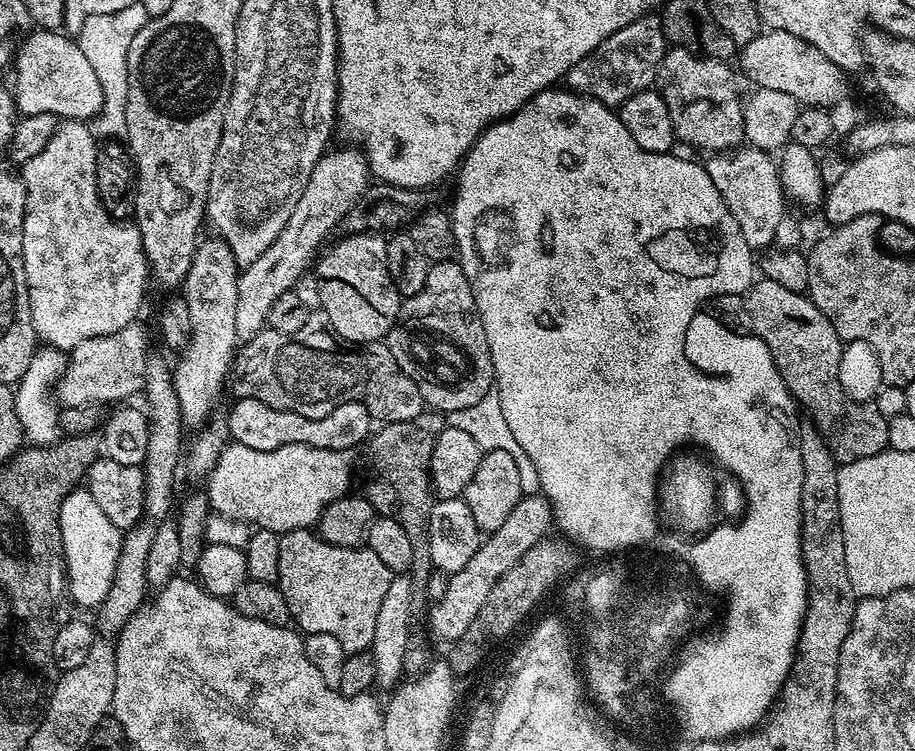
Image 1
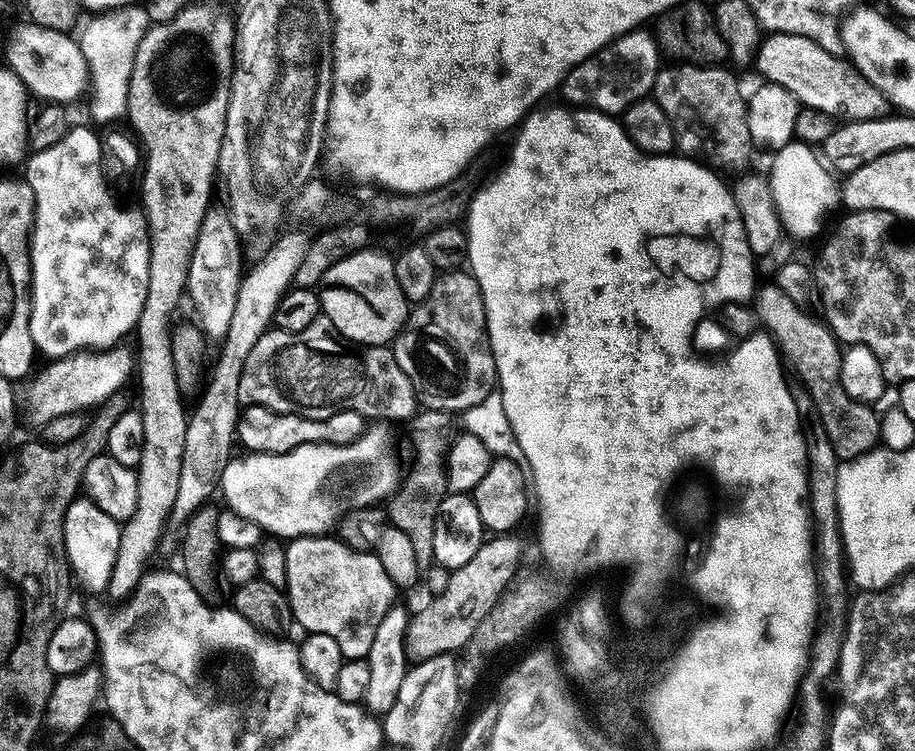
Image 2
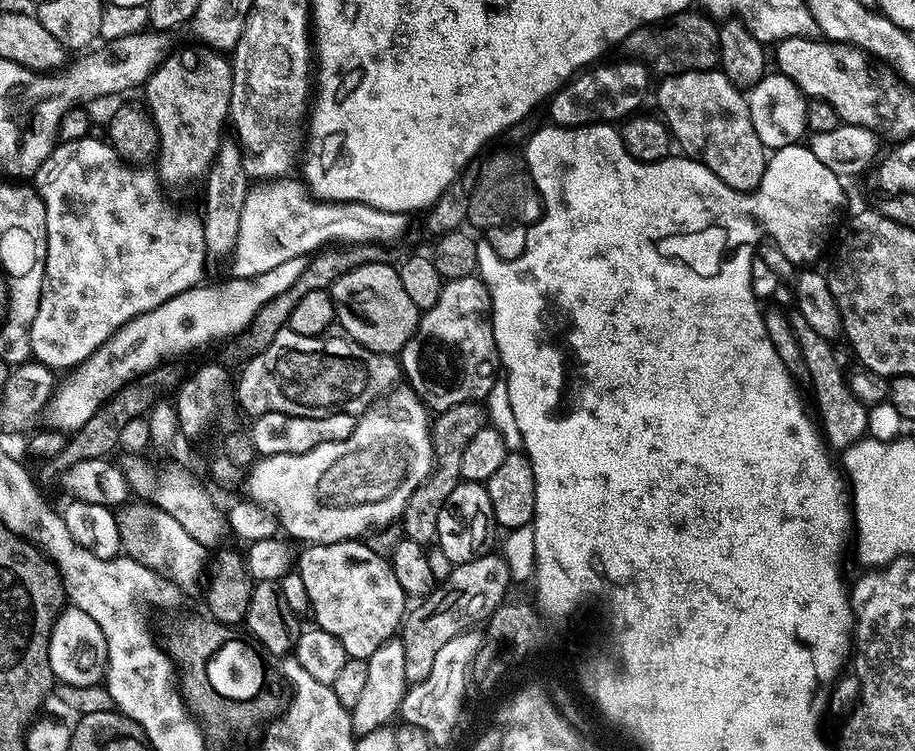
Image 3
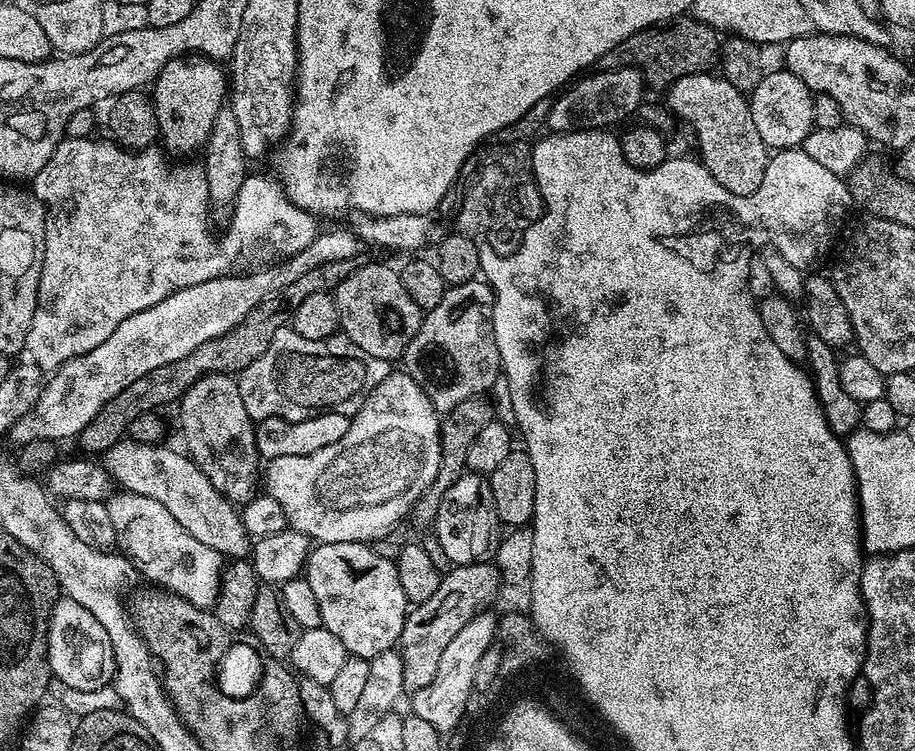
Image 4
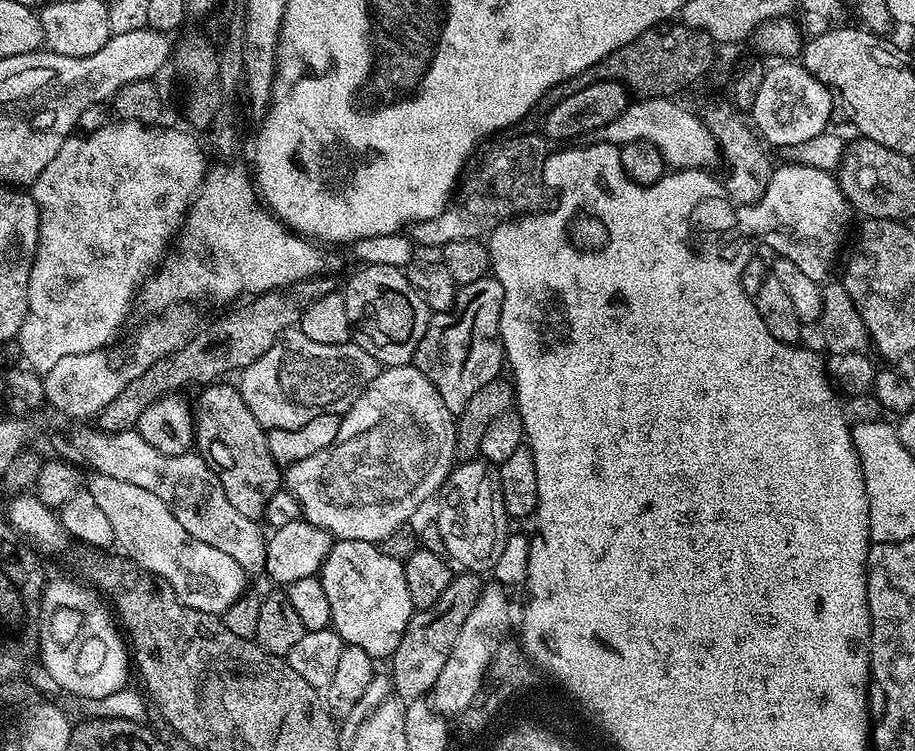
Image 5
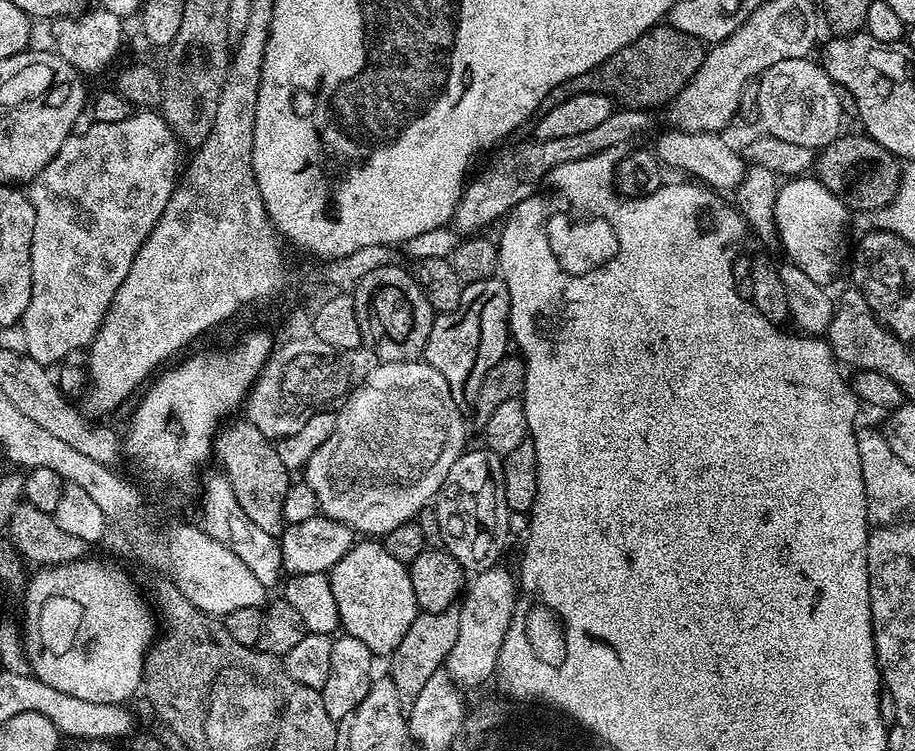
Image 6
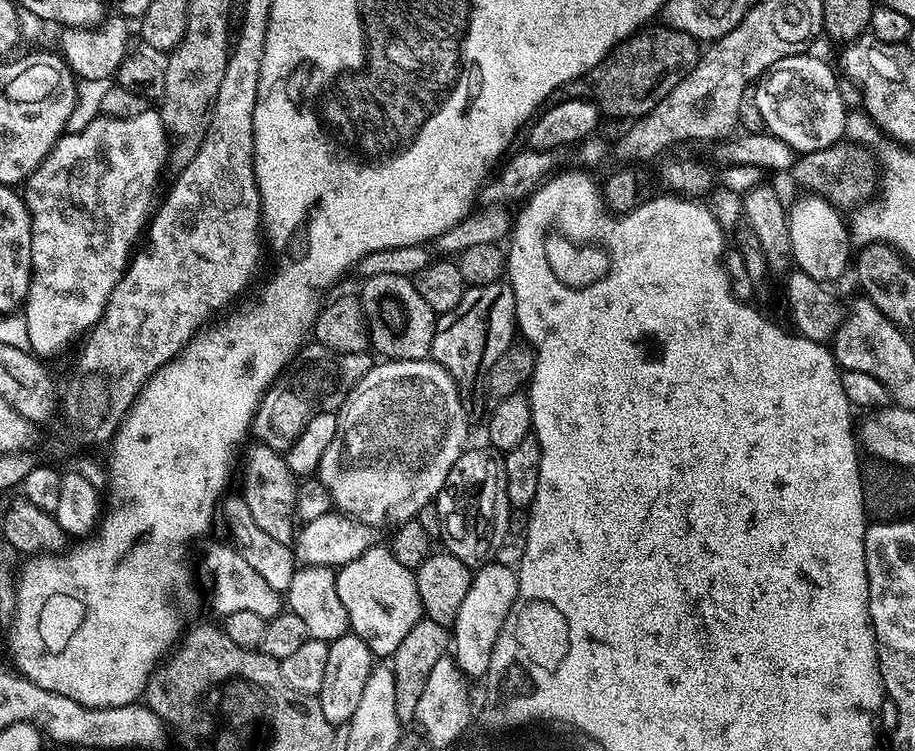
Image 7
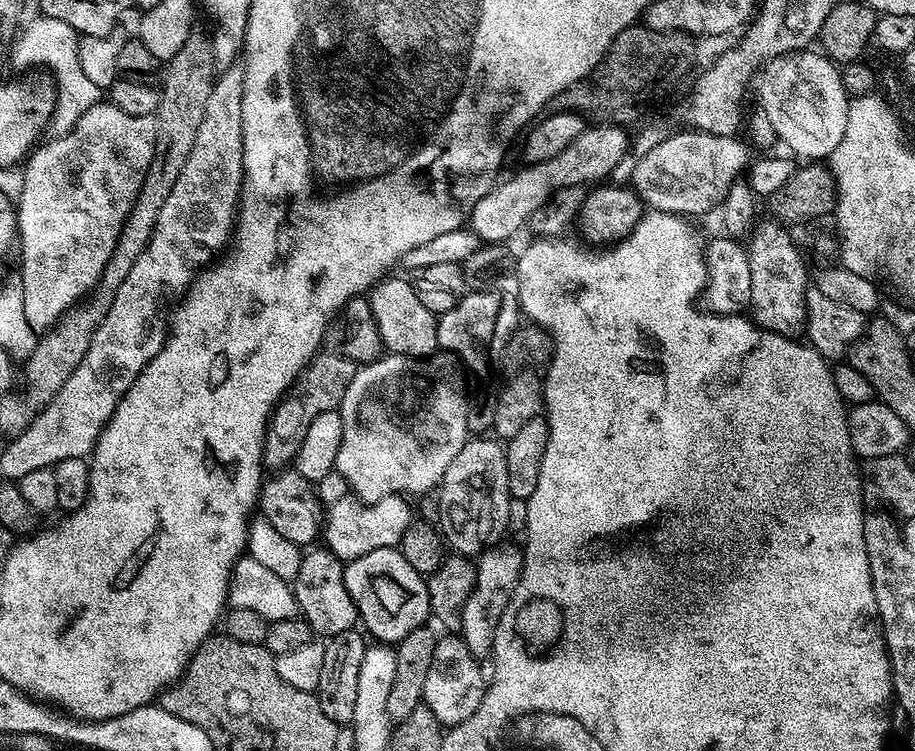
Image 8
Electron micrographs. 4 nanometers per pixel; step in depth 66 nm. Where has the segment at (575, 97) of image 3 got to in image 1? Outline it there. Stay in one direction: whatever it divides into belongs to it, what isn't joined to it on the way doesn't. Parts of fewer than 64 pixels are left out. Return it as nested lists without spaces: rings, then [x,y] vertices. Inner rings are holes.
[[[645,14],[634,22],[610,34],[582,62],[575,64],[566,77],[567,91],[577,96],[597,100],[608,108],[615,109],[639,92],[647,92],[657,83],[660,62],[666,51],[666,37],[659,15]]]

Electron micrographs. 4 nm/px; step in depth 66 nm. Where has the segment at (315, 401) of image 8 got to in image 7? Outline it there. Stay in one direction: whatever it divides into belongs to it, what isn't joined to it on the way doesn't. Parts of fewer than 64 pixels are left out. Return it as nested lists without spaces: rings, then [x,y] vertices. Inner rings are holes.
[[[309,343],[296,353],[296,357],[294,357],[291,364],[281,372],[279,378],[272,383],[263,398],[261,398],[260,404],[256,408],[256,416],[252,420],[251,435],[253,437],[257,436],[260,439],[257,441],[263,447],[281,454],[287,453],[288,448],[294,446],[298,434],[302,434],[306,422],[310,422],[310,418],[314,414],[322,414],[323,412],[339,413],[340,407],[344,405],[344,399],[348,397],[352,387],[365,376],[373,363],[373,357],[368,352],[342,354],[341,352],[332,352],[329,348],[324,348],[318,343]]]

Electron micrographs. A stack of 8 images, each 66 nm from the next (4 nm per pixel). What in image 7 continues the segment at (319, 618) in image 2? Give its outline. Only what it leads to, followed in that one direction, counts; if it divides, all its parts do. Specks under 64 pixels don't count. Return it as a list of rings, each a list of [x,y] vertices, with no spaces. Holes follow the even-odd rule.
[[[380,547],[367,548],[358,558],[343,565],[336,572],[336,585],[338,598],[342,598],[342,606],[346,606],[351,635],[362,638],[362,642],[370,646],[373,657],[390,658],[402,638],[421,620],[422,609],[415,571],[402,566],[402,562],[394,558],[391,547]]]

